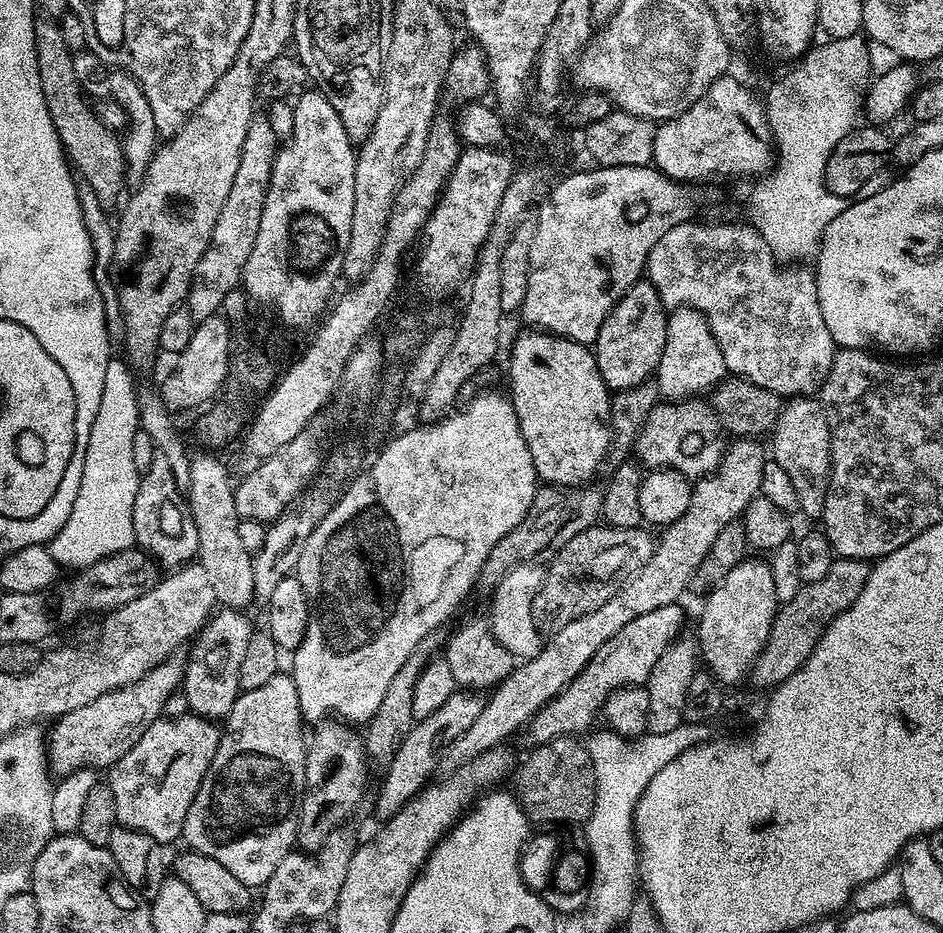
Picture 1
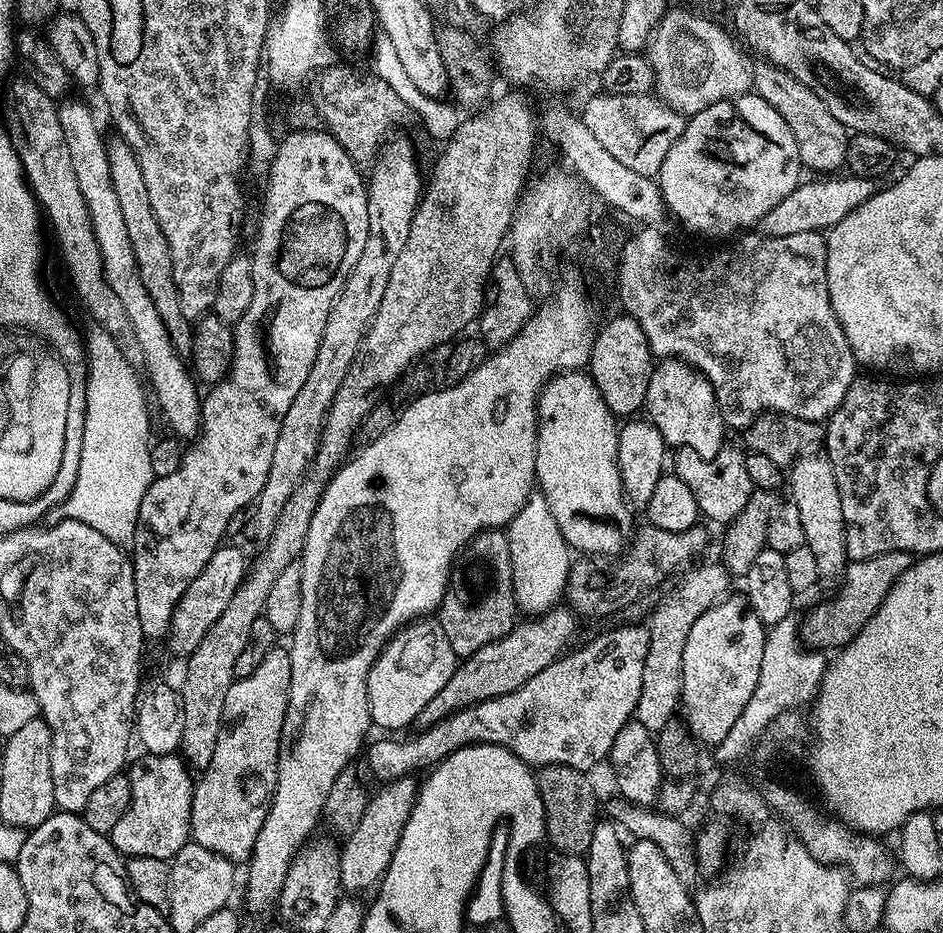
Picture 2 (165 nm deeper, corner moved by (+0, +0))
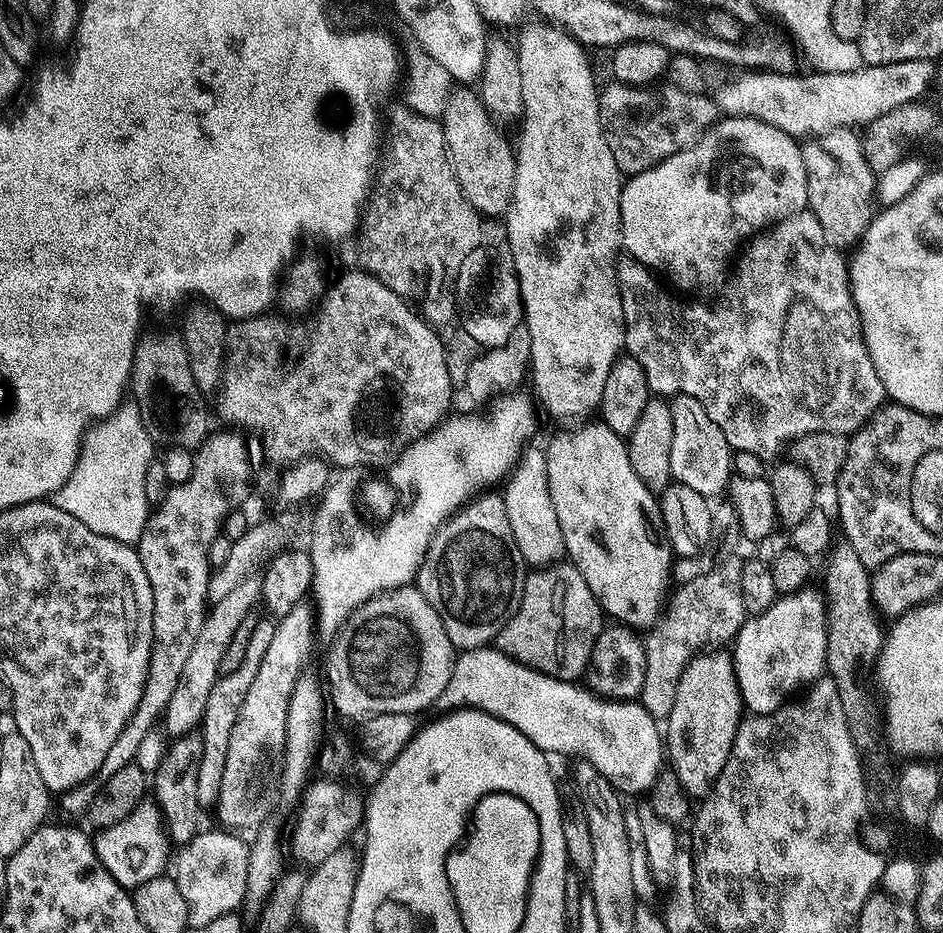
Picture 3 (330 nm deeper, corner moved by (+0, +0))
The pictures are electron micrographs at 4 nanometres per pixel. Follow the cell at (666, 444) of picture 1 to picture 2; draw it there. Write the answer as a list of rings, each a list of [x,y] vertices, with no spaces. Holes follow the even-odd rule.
[[[723,447],[713,460],[702,458],[689,448],[677,448],[674,452],[674,475],[682,478],[686,486],[690,486],[690,494],[694,494],[694,502],[698,502],[701,517],[705,521],[713,520],[714,523],[720,524],[719,526],[727,526],[738,518],[746,502],[750,502],[750,494],[754,491],[750,474],[746,474],[746,455],[737,448]]]

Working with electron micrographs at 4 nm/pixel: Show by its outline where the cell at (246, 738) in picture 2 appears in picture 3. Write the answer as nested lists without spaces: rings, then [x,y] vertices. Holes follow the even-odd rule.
[[[272,618],[257,619],[254,634],[250,634],[250,643],[246,645],[246,655],[238,665],[238,670],[225,672],[217,679],[216,685],[210,690],[210,699],[206,701],[206,710],[202,721],[202,735],[204,737],[204,753],[202,766],[198,766],[198,802],[201,806],[215,805],[220,794],[220,783],[223,780],[224,763],[227,758],[227,744],[236,720],[242,710],[243,700],[251,683],[257,677],[258,668],[273,641],[277,621]]]

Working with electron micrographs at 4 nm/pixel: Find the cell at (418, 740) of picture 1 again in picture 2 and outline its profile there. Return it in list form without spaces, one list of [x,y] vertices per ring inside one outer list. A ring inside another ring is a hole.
[[[557,606],[542,613],[539,618],[525,621],[525,624],[517,623],[502,638],[482,646],[482,650],[473,656],[463,657],[457,663],[454,674],[450,674],[450,682],[446,682],[446,686],[442,686],[442,690],[438,690],[438,694],[434,694],[434,698],[422,706],[422,714],[418,714],[415,723],[420,728],[429,728],[460,708],[472,708],[484,700],[510,694],[569,651],[568,643],[578,623],[578,617],[571,608]]]

